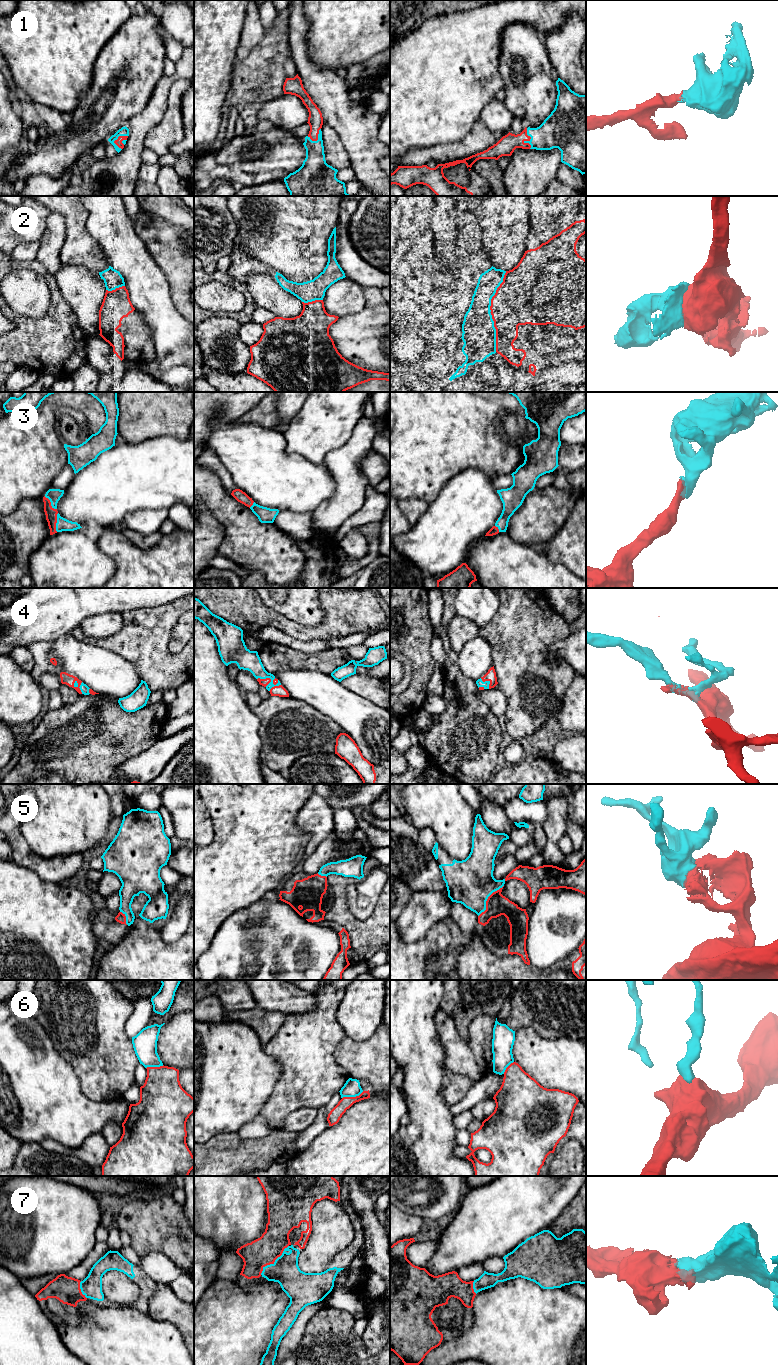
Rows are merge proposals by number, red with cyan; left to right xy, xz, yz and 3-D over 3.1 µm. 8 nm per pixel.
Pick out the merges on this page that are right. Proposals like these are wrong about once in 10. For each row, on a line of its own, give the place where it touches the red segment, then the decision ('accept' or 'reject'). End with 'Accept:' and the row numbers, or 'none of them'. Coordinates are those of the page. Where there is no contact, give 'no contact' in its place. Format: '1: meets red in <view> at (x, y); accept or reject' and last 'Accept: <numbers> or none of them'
1: meets red in yz at (530, 138); accept
2: meets red in yz at (496, 291); accept
3: meets red in xy at (56, 522); accept
4: meets red in xz at (269, 678); accept
5: meets red in yz at (487, 899); accept
6: meets red in xz at (352, 1097); reject
7: meets red in xz at (273, 1262); accept
Accept: 1, 2, 3, 4, 5, 7

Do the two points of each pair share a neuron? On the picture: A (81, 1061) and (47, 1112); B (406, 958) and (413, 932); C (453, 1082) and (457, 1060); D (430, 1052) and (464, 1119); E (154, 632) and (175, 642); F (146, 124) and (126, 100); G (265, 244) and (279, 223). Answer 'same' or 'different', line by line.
A: different
B: different
C: different
D: different
E: different
F: different
G: same

